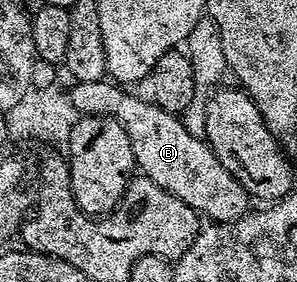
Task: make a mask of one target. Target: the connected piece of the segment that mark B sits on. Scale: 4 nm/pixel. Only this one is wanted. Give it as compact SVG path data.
M103 79L77 81L68 92L73 109L83 115L114 116L126 130L134 150L137 169L158 186L170 190L199 215L215 223L236 220L250 208L250 197L244 187L218 161L213 150L201 137L190 134L181 117L162 110L157 104L124 92L117 83Z

